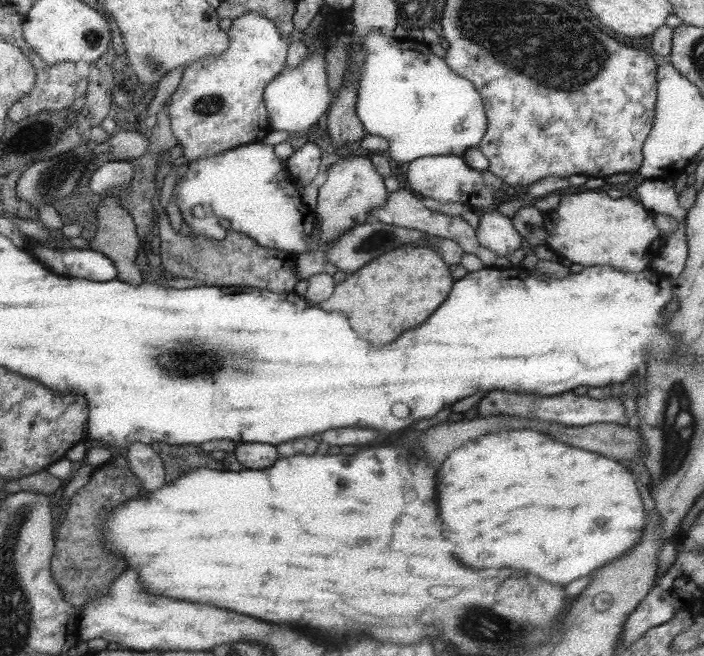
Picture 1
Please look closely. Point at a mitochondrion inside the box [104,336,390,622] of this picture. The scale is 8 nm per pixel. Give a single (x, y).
(190, 360)

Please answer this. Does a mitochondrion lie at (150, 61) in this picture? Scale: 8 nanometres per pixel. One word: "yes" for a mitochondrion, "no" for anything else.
yes

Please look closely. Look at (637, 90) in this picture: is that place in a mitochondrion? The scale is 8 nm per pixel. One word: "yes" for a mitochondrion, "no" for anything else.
no

